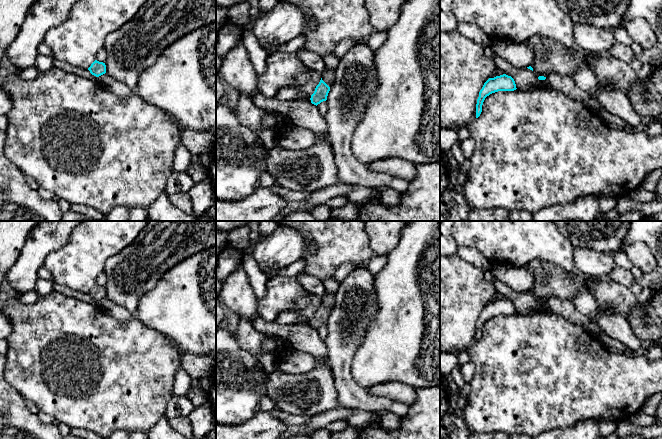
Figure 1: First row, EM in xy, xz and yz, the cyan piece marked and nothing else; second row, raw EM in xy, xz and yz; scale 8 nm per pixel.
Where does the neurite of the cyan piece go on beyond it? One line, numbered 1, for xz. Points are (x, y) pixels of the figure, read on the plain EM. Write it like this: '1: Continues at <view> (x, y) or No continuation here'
1: No continuation here

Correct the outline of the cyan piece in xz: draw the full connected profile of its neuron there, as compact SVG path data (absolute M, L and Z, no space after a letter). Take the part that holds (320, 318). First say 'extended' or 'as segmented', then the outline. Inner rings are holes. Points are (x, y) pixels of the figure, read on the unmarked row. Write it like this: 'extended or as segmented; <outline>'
as segmented; M321 302L319 308L315 312L314 317L311 319L311 327L317 330L321 326L326 325L329 315L330 311Z

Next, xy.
as segmented; M95 284L88 292L90 297L96 301L99 301L106 297L106 289L103 286Z

